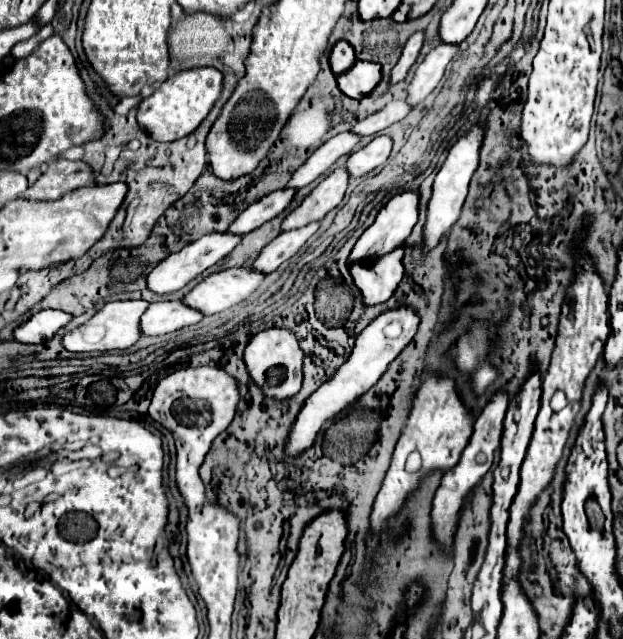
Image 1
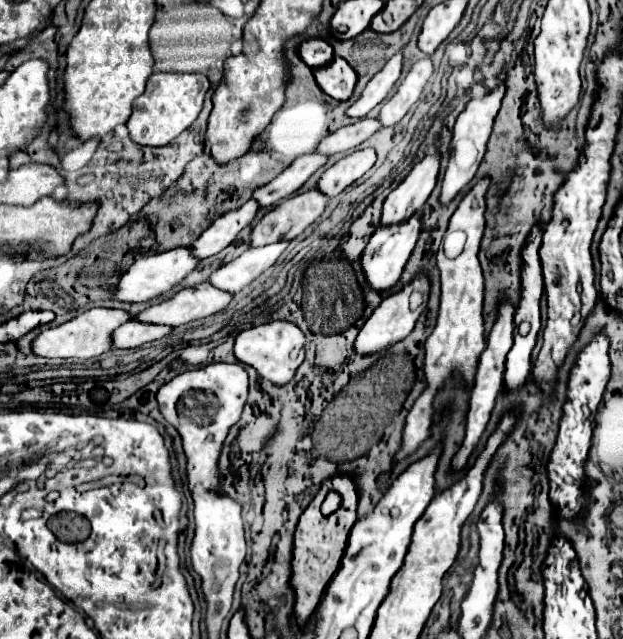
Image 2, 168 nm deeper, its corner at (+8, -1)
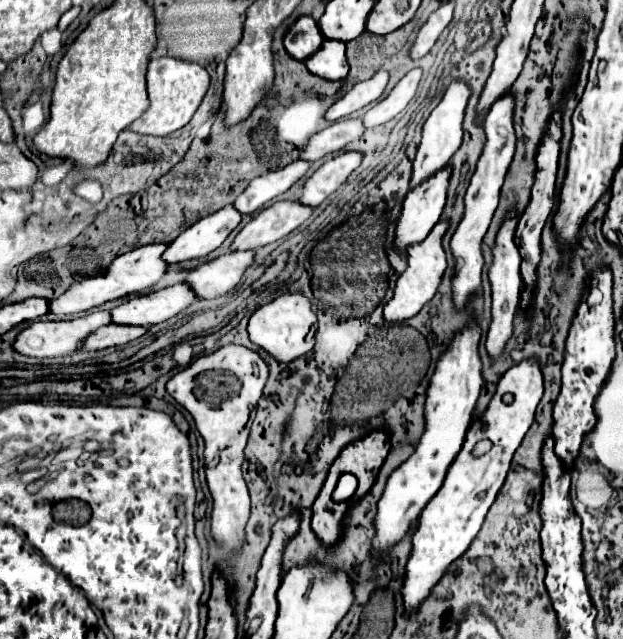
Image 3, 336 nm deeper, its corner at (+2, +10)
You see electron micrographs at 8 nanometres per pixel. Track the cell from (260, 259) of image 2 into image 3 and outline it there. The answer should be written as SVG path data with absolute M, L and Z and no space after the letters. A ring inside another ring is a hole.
M232 250L206 264L194 268L188 276L188 284L200 292L200 298L218 298L236 288L246 268L252 264L256 250Z

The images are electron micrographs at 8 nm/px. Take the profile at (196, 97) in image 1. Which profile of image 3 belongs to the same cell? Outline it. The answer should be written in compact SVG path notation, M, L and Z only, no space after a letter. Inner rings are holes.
M152 58L146 80L148 80L150 108L130 126L130 130L138 134L150 134L150 136L168 136L180 130L182 126L186 126L194 116L194 112L198 110L210 84L210 76L206 68L176 58Z

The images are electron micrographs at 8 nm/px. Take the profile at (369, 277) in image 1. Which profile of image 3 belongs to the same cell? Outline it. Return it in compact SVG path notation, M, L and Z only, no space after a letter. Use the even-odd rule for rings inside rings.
M444 168L432 176L432 180L420 184L408 192L402 212L394 230L394 248L404 252L408 246L422 242L430 228L440 220L444 202L446 202L446 188L448 188L450 168Z

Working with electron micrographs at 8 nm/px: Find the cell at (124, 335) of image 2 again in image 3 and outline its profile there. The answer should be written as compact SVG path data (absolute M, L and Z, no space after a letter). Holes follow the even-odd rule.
M108 324L100 330L96 330L92 336L88 336L88 342L84 342L82 350L102 350L112 346L124 346L148 332L146 326L126 326L126 324Z

